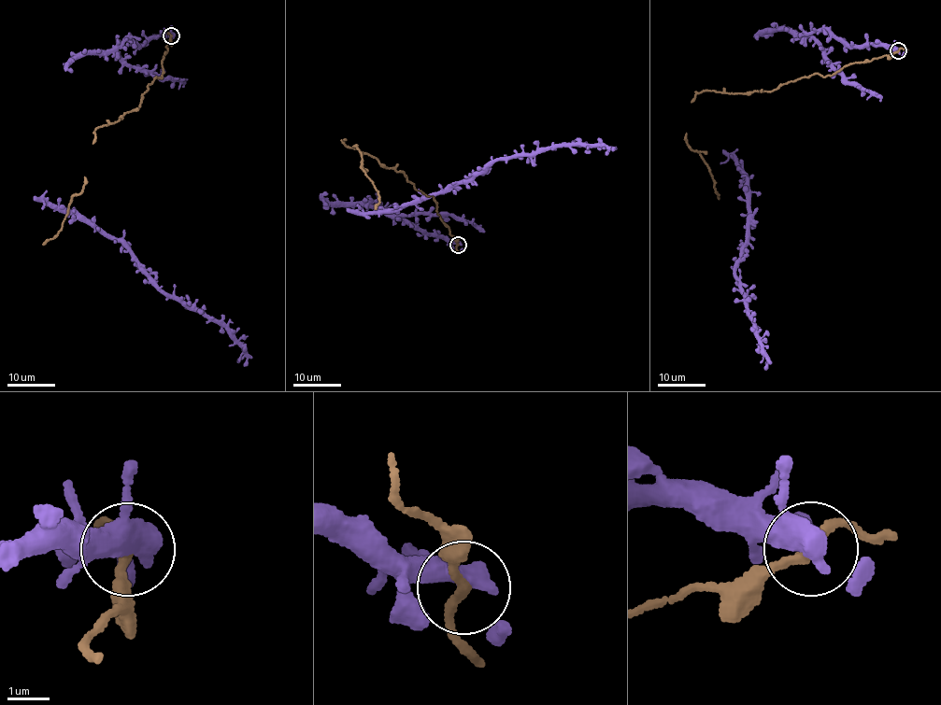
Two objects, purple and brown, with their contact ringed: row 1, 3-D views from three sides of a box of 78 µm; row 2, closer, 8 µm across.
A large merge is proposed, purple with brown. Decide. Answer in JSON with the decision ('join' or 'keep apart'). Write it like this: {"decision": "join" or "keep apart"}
{"decision": "join"}

